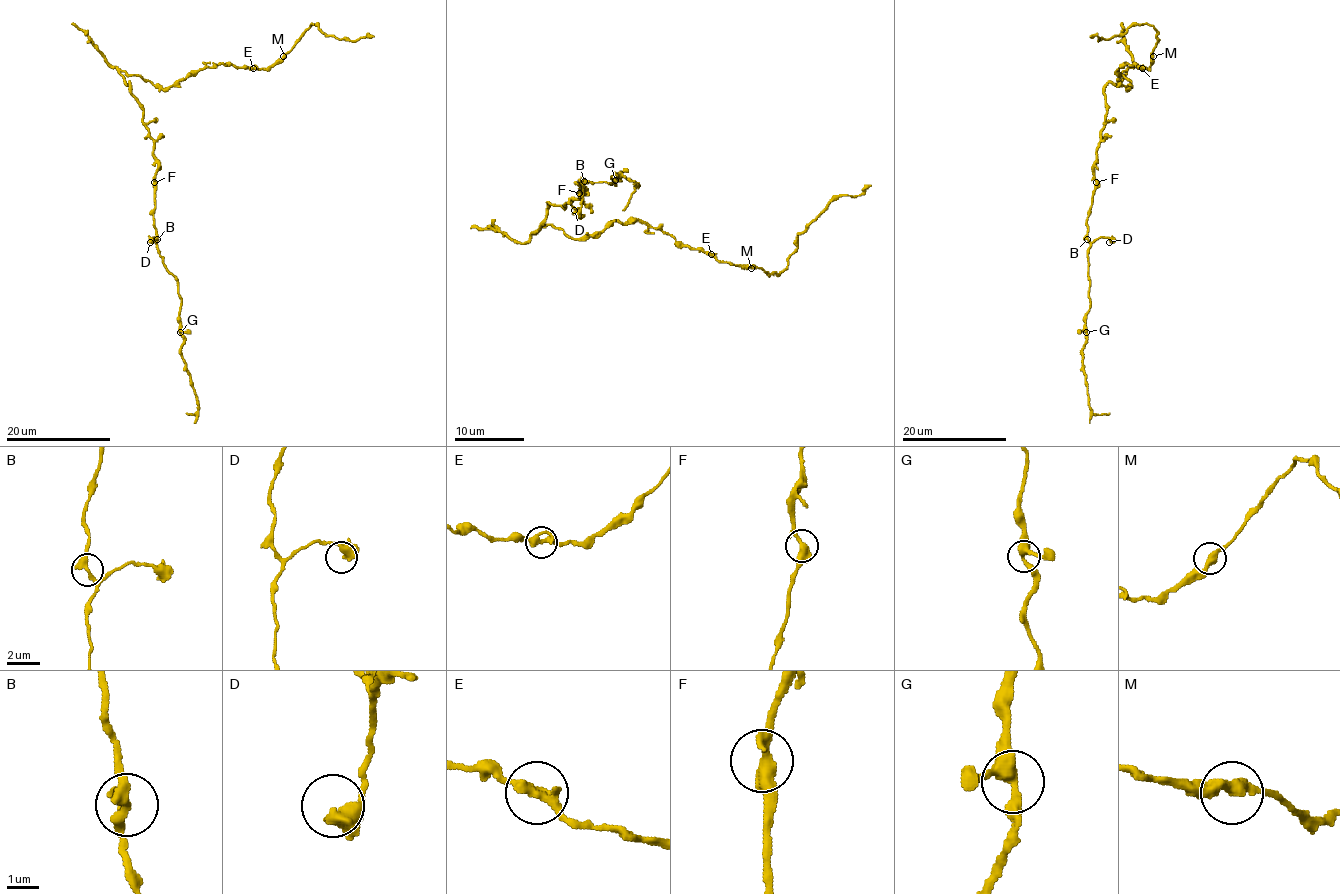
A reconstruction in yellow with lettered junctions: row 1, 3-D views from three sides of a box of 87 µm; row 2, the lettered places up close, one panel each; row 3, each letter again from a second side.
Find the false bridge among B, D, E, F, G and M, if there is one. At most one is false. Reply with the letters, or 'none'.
none

